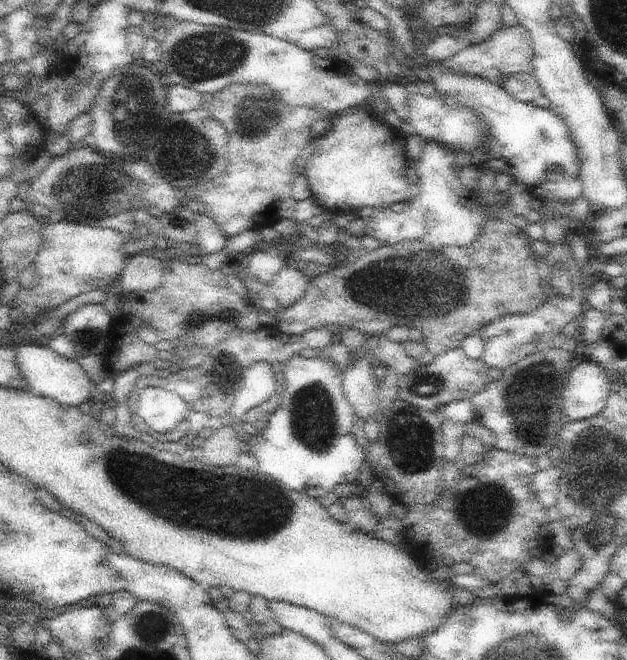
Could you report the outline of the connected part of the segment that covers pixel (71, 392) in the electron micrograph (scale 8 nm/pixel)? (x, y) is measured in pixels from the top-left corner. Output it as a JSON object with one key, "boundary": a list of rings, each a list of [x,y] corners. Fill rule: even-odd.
{"boundary":[[[24,344],[16,347],[15,351],[21,375],[26,379],[31,391],[75,407],[80,406],[82,402],[90,402],[92,390],[96,385],[78,361],[54,352],[48,345]]]}

